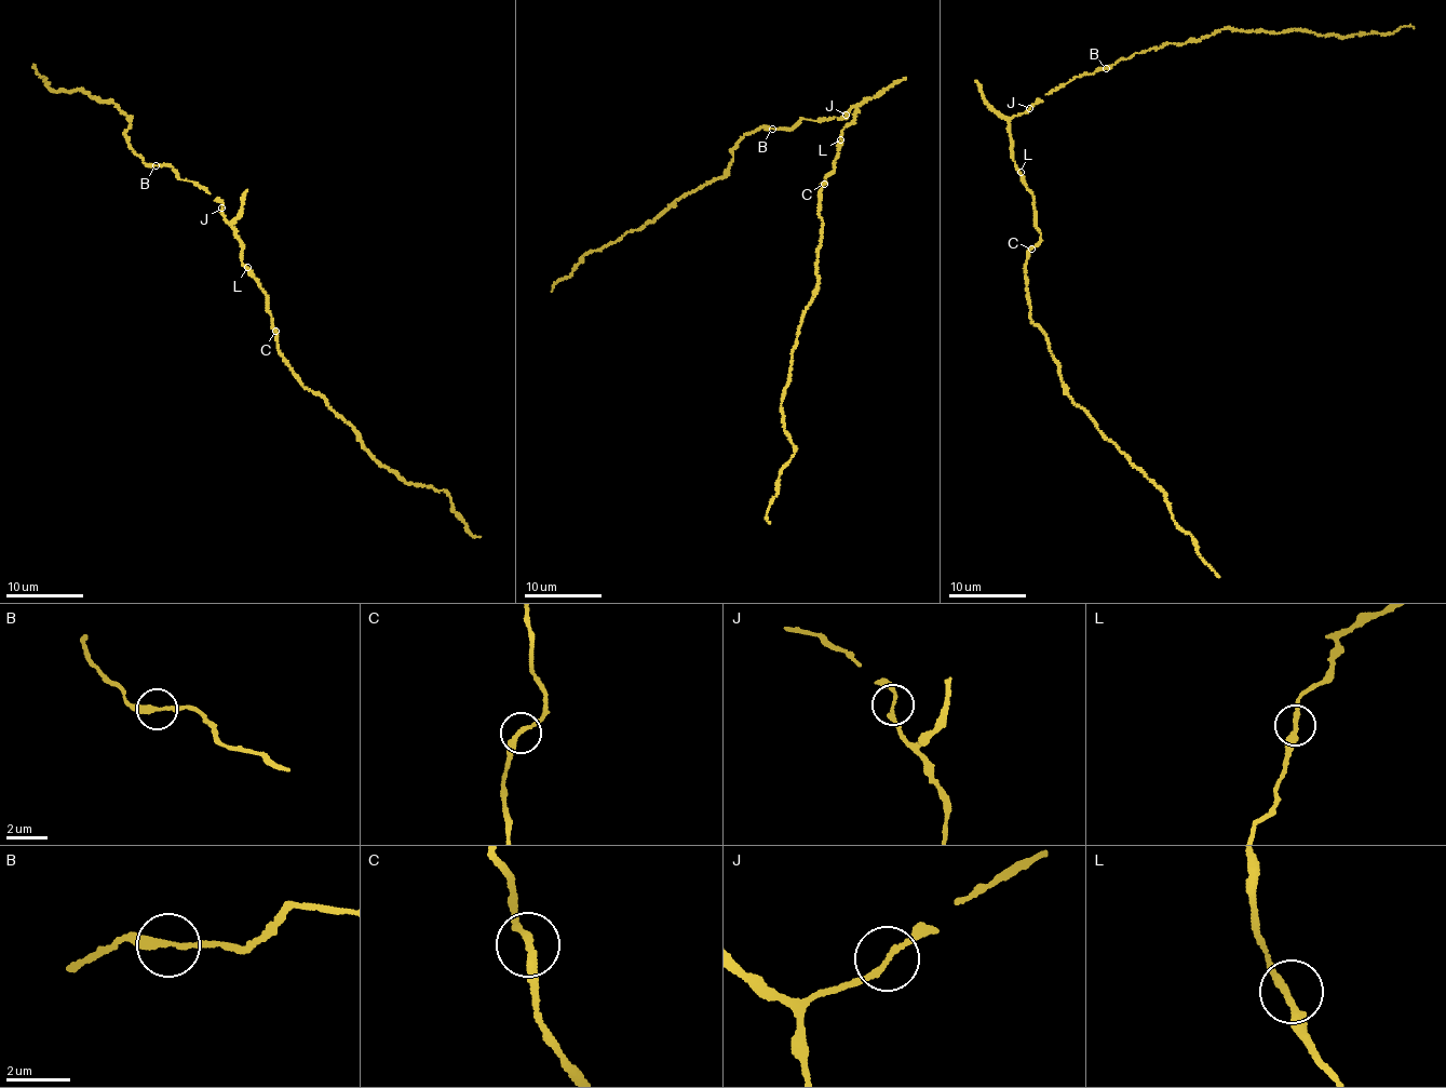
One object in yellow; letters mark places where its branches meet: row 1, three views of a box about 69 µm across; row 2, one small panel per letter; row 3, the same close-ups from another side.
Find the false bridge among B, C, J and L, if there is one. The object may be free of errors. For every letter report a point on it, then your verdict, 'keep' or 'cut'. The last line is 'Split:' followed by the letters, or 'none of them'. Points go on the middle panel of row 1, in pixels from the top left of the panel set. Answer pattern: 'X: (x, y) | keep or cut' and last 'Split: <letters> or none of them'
B: (772, 129) | keep
C: (824, 184) | keep
J: (846, 115) | keep
L: (840, 139) | keep
Split: none of them

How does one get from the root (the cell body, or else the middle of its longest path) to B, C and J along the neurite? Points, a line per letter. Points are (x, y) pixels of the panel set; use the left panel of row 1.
B: (243, 258), (243, 242), (225, 218), (221, 202), (203, 186), (177, 178), (172, 166), (156, 165)
C: (243, 258), (248, 273), (266, 294), (266, 310), (275, 332)
J: (243, 258), (243, 242), (227, 223), (221, 207)

